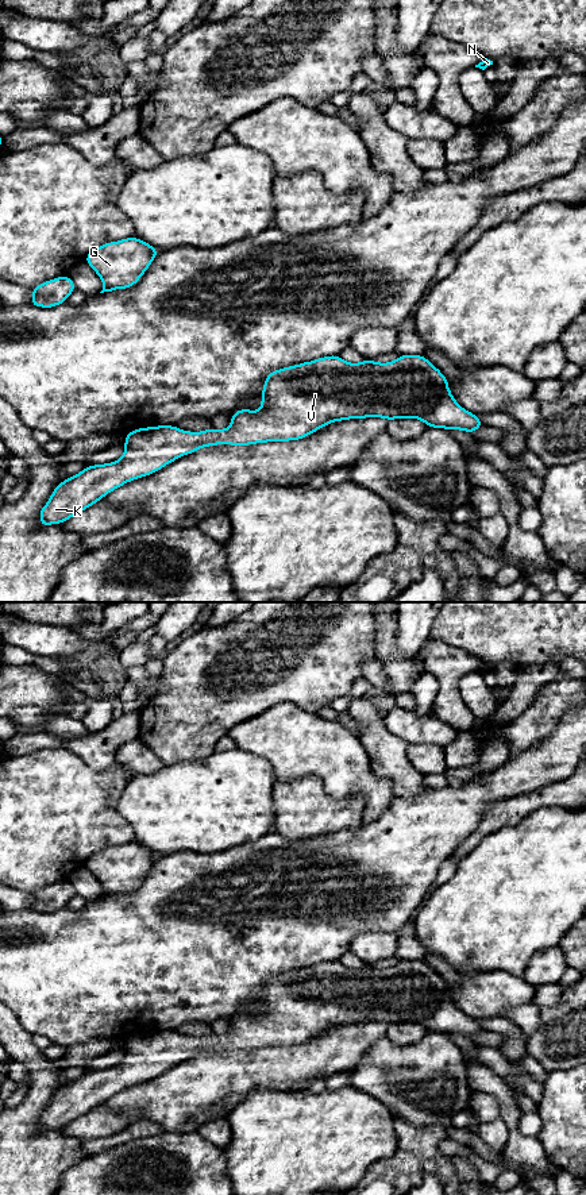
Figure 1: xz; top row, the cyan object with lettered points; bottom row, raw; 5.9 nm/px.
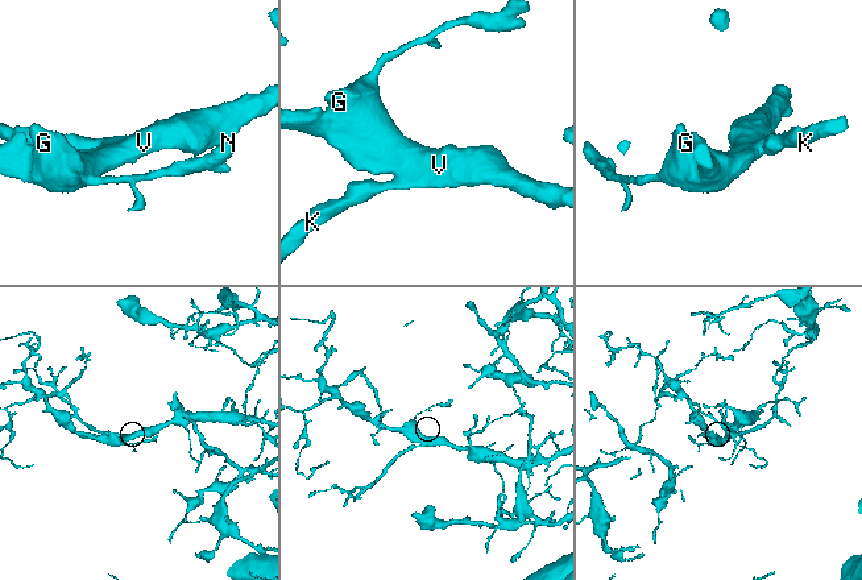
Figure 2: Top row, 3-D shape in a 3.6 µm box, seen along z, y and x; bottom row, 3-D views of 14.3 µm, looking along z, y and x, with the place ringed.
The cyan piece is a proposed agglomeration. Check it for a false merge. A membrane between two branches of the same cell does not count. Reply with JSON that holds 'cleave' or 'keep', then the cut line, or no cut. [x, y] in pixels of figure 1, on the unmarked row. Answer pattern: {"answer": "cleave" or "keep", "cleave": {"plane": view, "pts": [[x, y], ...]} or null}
{"answer": "keep", "cleave": null}

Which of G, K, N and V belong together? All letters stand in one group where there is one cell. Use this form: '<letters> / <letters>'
G K N V

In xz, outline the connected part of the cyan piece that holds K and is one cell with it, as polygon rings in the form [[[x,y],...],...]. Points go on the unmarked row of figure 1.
[[[340,960],[323,961],[269,978],[262,992],[262,1013],[235,1017],[225,1034],[190,1037],[176,1030],[136,1033],[126,1038],[123,1061],[111,1068],[86,1071],[81,1078],[59,1087],[39,1117],[42,1132],[62,1129],[97,1109],[108,1098],[130,1086],[151,1080],[182,1060],[217,1049],[251,1051],[255,1048],[301,1045],[312,1037],[350,1024],[419,1024],[429,1033],[460,1034],[471,1038],[483,1032],[478,1019],[463,1014],[448,992],[448,984],[424,960],[398,960],[393,967],[365,964],[350,968]]]

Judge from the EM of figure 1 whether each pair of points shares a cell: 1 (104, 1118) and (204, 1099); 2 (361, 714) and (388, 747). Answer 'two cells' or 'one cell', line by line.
1: two cells
2: one cell

